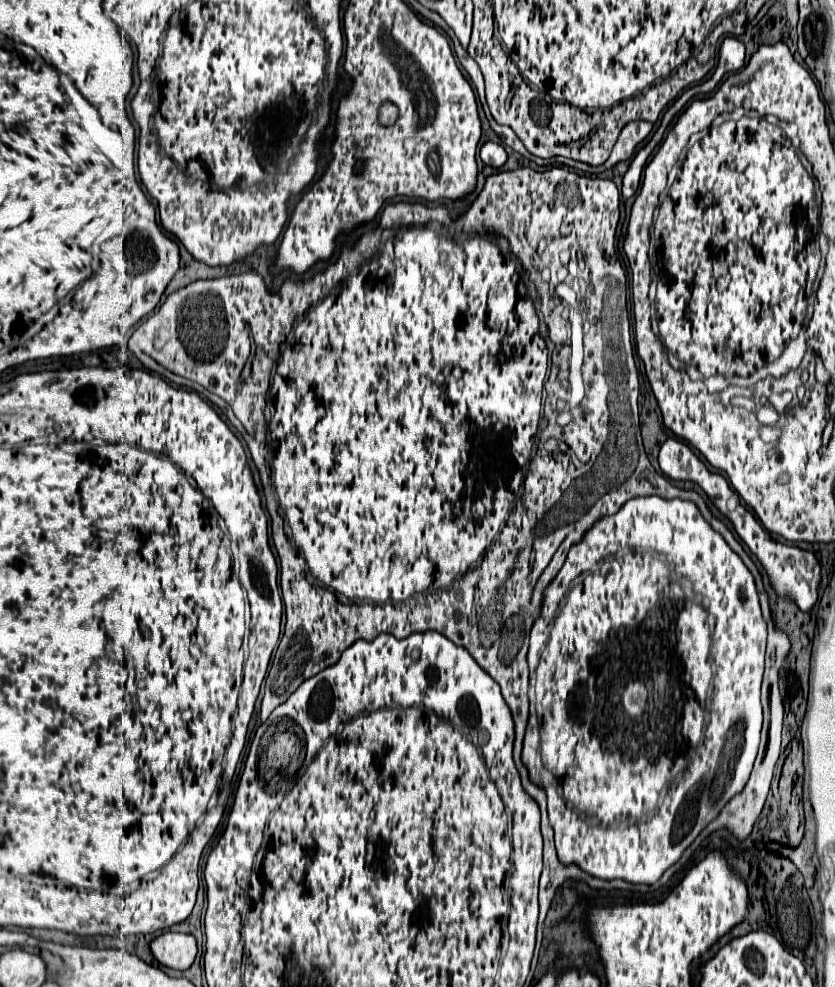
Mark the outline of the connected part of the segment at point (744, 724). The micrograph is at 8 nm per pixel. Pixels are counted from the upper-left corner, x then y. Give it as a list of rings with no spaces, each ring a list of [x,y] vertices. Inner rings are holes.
[[[658,496],[632,498],[630,502],[626,502],[626,506],[622,506],[622,510],[618,510],[618,514],[614,514],[610,518],[602,518],[602,522],[598,522],[598,526],[594,526],[592,530],[586,532],[586,536],[582,538],[580,544],[572,546],[562,570],[544,591],[542,616],[536,624],[533,624],[529,635],[530,681],[528,695],[530,710],[522,749],[522,761],[526,762],[530,779],[534,784],[537,785],[537,776],[546,766],[550,768],[550,772],[554,776],[558,776],[562,780],[562,792],[558,788],[558,778],[552,778],[550,784],[542,784],[546,788],[547,812],[549,823],[554,831],[555,847],[562,862],[566,862],[566,864],[574,862],[574,864],[582,866],[582,870],[586,870],[588,874],[602,878],[602,880],[622,878],[632,884],[654,884],[654,882],[658,882],[658,878],[662,876],[662,872],[666,868],[670,868],[674,862],[678,862],[682,852],[694,842],[694,838],[706,828],[706,824],[718,816],[718,810],[722,810],[722,806],[734,794],[738,794],[738,790],[742,790],[742,786],[746,784],[746,778],[750,776],[750,770],[752,770],[752,764],[754,764],[754,758],[758,752],[760,728],[762,728],[760,684],[762,684],[762,672],[764,672],[764,650],[766,650],[766,622],[762,620],[754,578],[752,578],[750,570],[744,566],[744,562],[738,558],[738,554],[734,554],[734,550],[730,550],[730,546],[724,542],[724,538],[718,532],[714,532],[712,526],[702,518],[702,514],[694,506],[694,502],[686,502],[680,498],[664,500]],[[626,736],[628,736],[628,774],[626,774],[626,754],[624,754]],[[686,748],[696,750],[696,758],[692,758],[690,770],[688,770],[688,764],[684,758]]]

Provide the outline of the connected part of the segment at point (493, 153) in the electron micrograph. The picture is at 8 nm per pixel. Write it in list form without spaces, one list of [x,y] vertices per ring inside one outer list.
[[[486,142],[482,146],[482,150],[480,150],[480,158],[482,158],[484,164],[488,164],[492,168],[502,168],[504,162],[506,162],[506,158],[508,158],[508,154],[506,154],[506,150],[500,144]]]

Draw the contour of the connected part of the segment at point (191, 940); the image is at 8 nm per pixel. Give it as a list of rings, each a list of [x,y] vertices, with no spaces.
[[[166,932],[158,936],[150,948],[160,964],[174,970],[188,970],[198,954],[198,944],[192,934]]]

